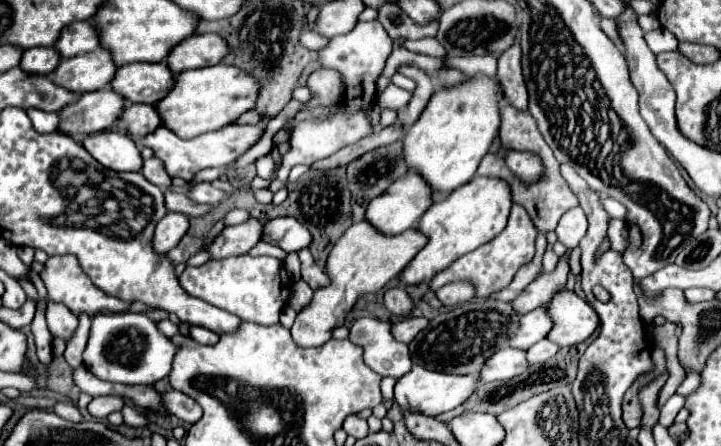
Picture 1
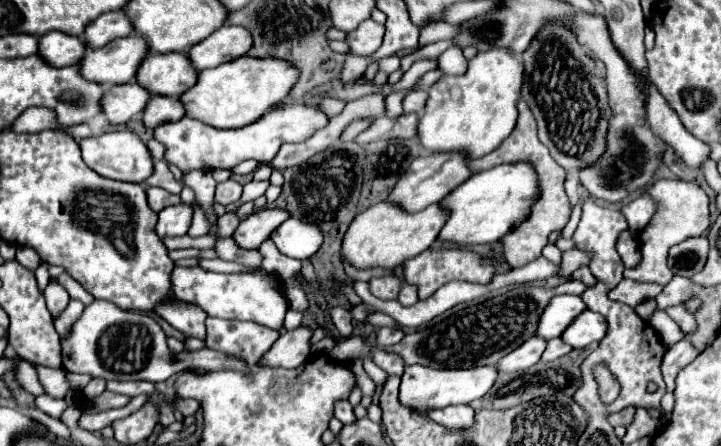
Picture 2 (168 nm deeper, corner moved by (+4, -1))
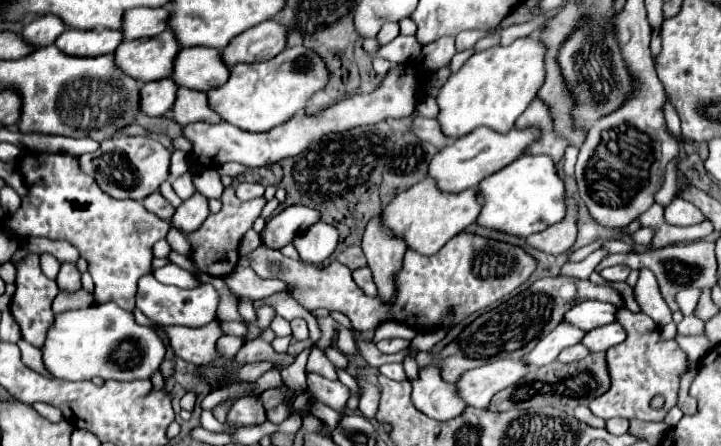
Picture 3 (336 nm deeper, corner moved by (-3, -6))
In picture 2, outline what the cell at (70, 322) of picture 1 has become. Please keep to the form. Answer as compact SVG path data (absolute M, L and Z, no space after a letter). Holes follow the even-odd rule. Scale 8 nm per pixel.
M50 280L48 288L44 290L44 298L46 298L46 306L48 306L52 318L56 318L60 312L64 312L64 308L66 308L68 302L70 302L68 292L66 292L60 284L56 284L54 280Z

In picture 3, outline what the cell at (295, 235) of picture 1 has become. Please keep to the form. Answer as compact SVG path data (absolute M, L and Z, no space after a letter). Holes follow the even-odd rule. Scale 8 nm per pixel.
M315 223L305 233L295 237L293 245L297 247L299 255L307 263L323 263L337 247L339 231L329 223Z

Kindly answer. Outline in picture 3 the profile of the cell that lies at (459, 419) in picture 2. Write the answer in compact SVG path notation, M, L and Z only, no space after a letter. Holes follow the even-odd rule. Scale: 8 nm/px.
M427 365L419 367L417 379L411 379L413 405L431 419L449 421L463 413L465 401L453 391L453 383L441 377L441 371Z

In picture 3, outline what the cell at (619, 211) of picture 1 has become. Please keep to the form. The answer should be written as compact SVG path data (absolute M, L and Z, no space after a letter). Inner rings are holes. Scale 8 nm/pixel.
M675 197L671 201L671 205L665 207L665 219L671 225L681 225L681 227L689 227L689 225L697 225L701 221L705 221L705 215L689 201Z

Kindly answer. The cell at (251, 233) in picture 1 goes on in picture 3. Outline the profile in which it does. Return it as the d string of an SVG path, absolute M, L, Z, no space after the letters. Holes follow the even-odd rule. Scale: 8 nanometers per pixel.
M291 205L283 209L279 215L267 221L261 237L263 245L271 245L273 249L281 249L291 243L299 233L319 221L319 211L305 205Z

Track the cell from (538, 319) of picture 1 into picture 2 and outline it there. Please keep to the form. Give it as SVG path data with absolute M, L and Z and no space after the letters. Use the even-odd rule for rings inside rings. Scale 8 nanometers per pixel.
M554 296L548 306L544 308L540 322L538 322L538 330L536 336L550 340L556 338L564 332L564 328L582 312L586 310L584 302L580 300L580 296Z

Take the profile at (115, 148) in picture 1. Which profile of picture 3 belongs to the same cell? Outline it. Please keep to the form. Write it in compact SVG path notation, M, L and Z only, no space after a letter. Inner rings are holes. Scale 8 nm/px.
M119 135L103 141L95 153L81 155L79 167L83 173L91 175L107 195L115 199L141 201L147 195L155 193L159 185L169 177L169 157L171 151L157 139Z

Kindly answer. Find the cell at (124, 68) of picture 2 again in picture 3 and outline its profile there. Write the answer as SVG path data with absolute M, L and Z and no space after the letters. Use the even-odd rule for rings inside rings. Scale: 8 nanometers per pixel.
M163 31L159 37L123 41L115 51L115 63L123 73L135 77L141 83L159 81L173 75L173 61L181 45L173 31Z

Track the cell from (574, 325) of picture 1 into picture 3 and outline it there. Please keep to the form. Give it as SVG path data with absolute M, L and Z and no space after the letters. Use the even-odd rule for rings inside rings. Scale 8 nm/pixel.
M619 323L603 325L599 329L589 331L583 337L583 345L587 345L589 351L607 351L609 347L619 345L621 341L625 341L625 337L627 337L627 333L625 333L625 329Z

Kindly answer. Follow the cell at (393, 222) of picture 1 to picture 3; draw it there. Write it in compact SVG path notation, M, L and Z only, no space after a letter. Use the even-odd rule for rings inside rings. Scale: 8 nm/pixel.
M477 127L473 133L455 139L451 145L447 145L447 149L441 149L431 159L429 175L435 177L439 189L443 191L457 193L463 189L475 189L485 177L519 159L525 153L525 149L535 141L539 141L539 129L535 127L525 129L513 127L509 133L497 133L489 127Z

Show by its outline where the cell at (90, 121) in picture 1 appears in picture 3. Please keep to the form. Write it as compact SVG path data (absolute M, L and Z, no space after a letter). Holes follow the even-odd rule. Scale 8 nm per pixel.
M171 77L161 79L161 81L151 81L143 83L141 89L141 109L149 117L161 117L171 111L175 97L177 97L177 85Z

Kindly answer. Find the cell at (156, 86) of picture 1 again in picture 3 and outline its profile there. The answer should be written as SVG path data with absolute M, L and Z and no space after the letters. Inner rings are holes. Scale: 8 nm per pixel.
M187 47L175 59L173 81L187 89L215 89L229 79L229 67L223 63L219 49Z

